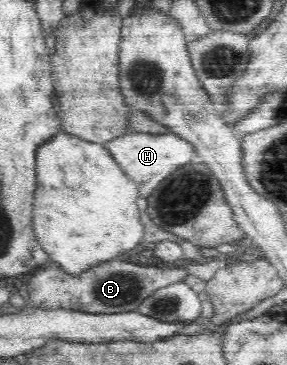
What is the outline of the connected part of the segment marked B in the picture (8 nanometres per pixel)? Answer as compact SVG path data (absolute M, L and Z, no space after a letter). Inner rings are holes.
M119 260L100 264L83 275L66 275L55 263L48 263L45 268L29 277L29 300L33 307L49 309L67 309L91 314L115 314L138 310L138 306L159 288L173 282L181 282L187 276L183 264L173 269L127 264Z

